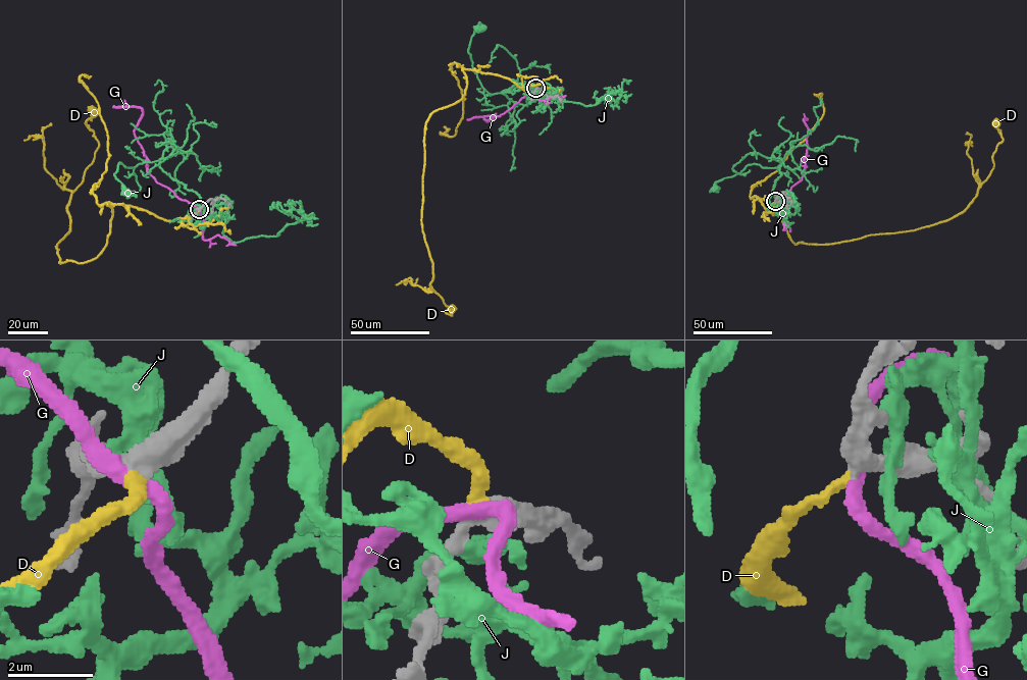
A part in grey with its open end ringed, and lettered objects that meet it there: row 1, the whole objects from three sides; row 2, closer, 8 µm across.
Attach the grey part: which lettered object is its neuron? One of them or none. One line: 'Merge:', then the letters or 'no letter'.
Merge: D

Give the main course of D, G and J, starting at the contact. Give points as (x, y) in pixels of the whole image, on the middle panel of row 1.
D: (535, 88), (464, 69), (465, 94), (425, 124), (422, 232), (430, 286), (455, 308), (446, 313), (452, 308)
G: (535, 88), (502, 114), (483, 119), (488, 121), (489, 116), (467, 119)
J: (535, 89), (538, 93), (535, 90), (546, 83), (513, 94), (484, 89), (468, 53), (478, 28)

